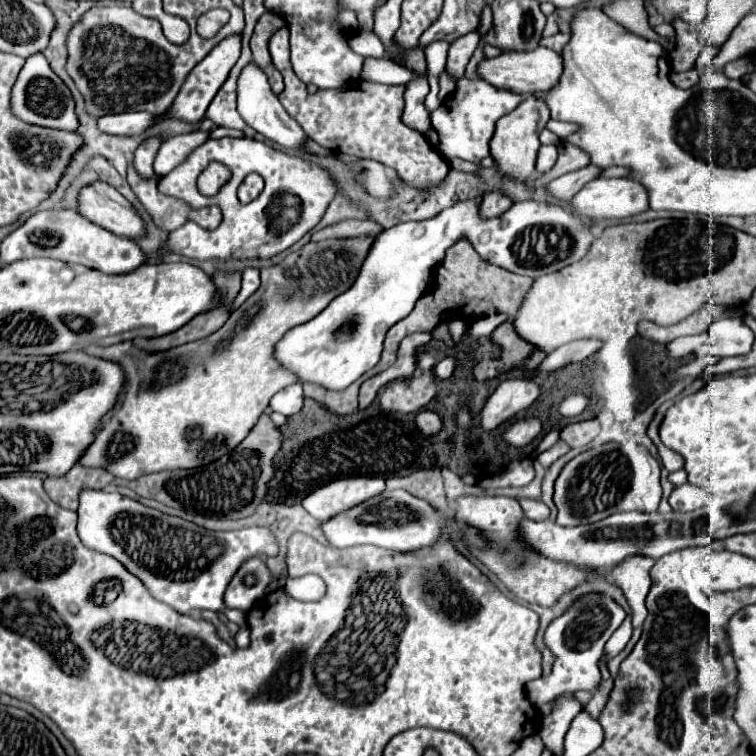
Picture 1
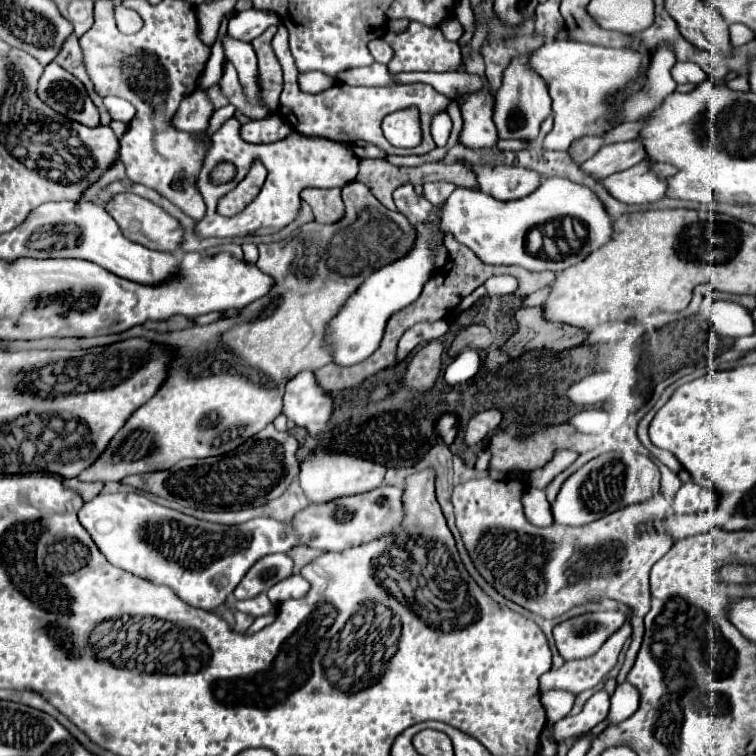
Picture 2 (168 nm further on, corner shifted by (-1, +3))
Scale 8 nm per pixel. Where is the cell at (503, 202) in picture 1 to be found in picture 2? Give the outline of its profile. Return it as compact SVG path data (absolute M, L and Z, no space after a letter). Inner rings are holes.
M470 166L478 176L480 190L498 198L498 200L518 200L522 196L532 194L538 186L542 176L536 170L528 170L522 166Z

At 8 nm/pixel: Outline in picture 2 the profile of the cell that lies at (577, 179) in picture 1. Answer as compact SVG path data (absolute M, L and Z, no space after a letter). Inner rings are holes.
M634 138L628 142L614 142L610 146L602 146L590 160L582 164L582 168L594 178L606 178L614 172L636 166L646 158L646 148L642 138Z

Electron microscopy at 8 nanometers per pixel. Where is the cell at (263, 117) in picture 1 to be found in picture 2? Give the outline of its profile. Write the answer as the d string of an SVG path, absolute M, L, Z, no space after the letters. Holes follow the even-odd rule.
M224 34L220 38L222 48L224 48L224 56L228 62L232 62L238 70L238 76L242 78L246 96L250 98L250 102L260 102L260 88L258 88L258 72L256 72L256 54L250 42L242 42L236 38L230 38L228 34Z

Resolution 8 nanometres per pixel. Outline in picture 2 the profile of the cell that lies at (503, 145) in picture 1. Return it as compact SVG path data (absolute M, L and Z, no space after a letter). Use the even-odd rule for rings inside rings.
M522 54L510 62L510 66L504 70L502 86L496 92L494 124L498 128L500 138L526 138L534 142L540 132L542 120L552 114L552 100L548 94L548 84L540 74L536 74L530 68L528 56L530 54Z

